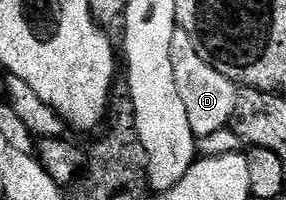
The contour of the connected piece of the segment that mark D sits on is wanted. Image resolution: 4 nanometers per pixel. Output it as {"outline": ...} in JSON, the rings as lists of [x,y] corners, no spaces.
{"outline":[[[176,27],[173,42],[169,46],[169,58],[173,62],[173,78],[177,82],[177,94],[181,94],[181,102],[185,105],[185,114],[189,117],[189,126],[193,126],[193,134],[197,138],[211,136],[226,129],[231,122],[233,102],[237,91],[225,74],[213,70],[205,58],[199,56],[197,46],[193,46],[193,38],[181,27]]]}

